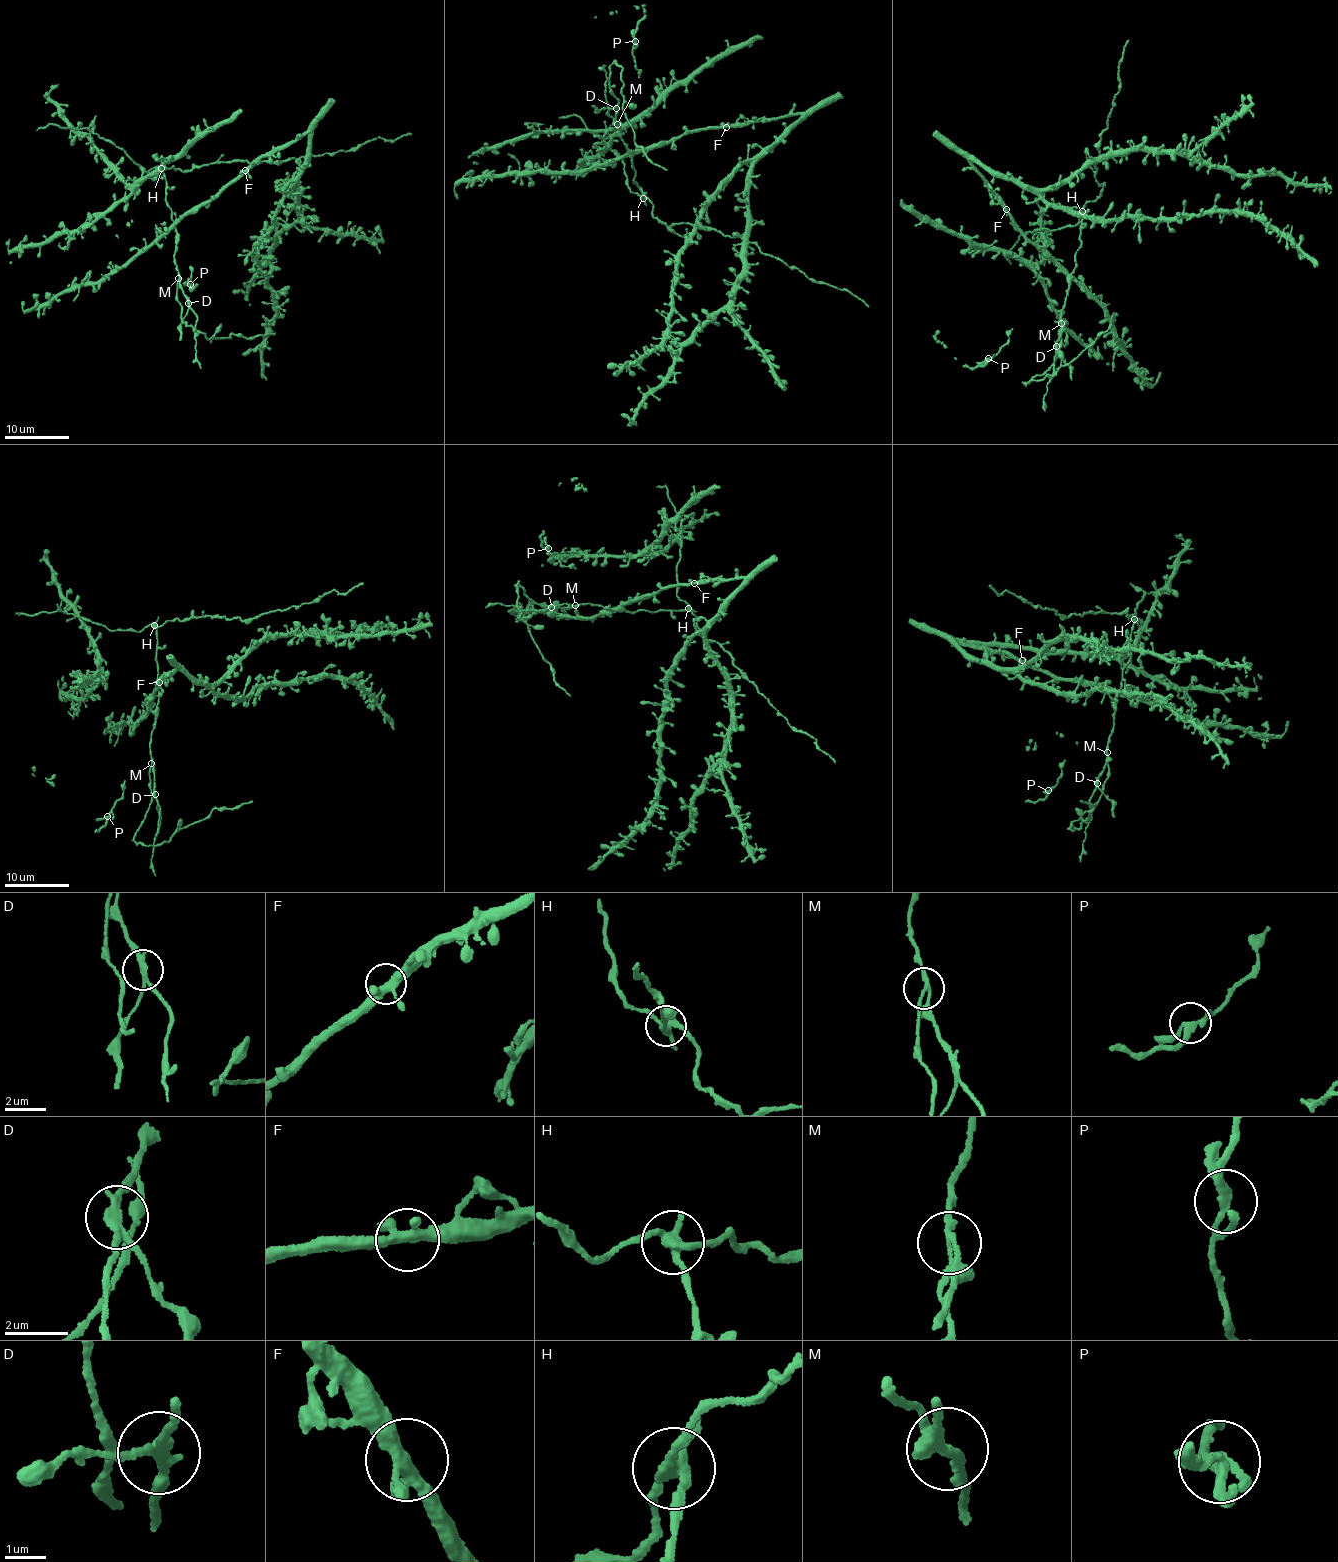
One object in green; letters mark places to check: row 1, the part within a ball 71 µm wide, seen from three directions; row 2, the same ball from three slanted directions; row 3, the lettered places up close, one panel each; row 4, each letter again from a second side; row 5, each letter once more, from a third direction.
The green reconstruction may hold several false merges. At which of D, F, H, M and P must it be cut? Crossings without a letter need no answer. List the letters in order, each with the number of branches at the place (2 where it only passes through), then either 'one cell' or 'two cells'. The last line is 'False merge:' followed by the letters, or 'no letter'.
D: 3 | two cells
F: 3 | one cell
H: 4 | two cells
M: 3 | two cells
P: 3 | one cell
False merge: D, H, M

